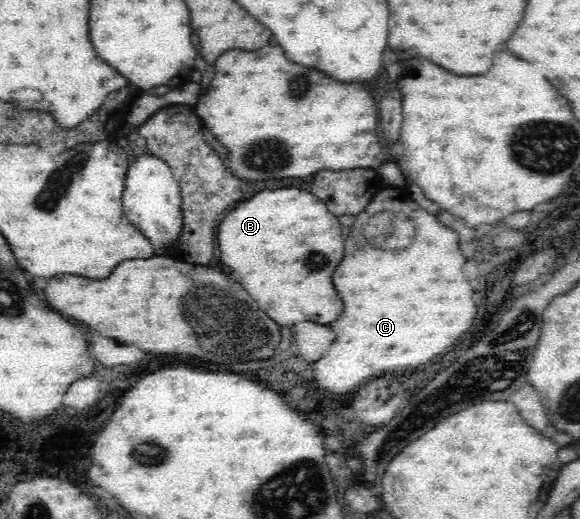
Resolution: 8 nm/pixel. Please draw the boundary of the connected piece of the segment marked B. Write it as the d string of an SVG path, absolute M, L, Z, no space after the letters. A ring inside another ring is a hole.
M276 189L260 191L240 207L236 207L218 227L218 247L220 259L234 273L238 283L246 289L252 299L278 323L294 325L300 321L312 321L328 325L342 313L342 299L332 285L332 273L344 257L344 237L338 219L328 213L326 205L302 191L302 189Z

